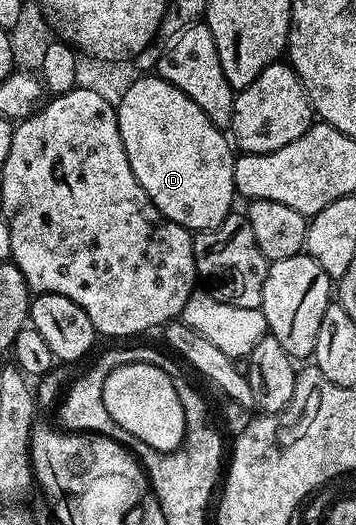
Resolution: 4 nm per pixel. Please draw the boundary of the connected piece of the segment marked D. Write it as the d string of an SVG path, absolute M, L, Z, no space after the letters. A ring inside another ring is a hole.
M139 75L117 106L121 143L149 199L173 223L192 231L221 224L237 201L233 183L236 154L224 130L211 122L173 83L158 75Z

